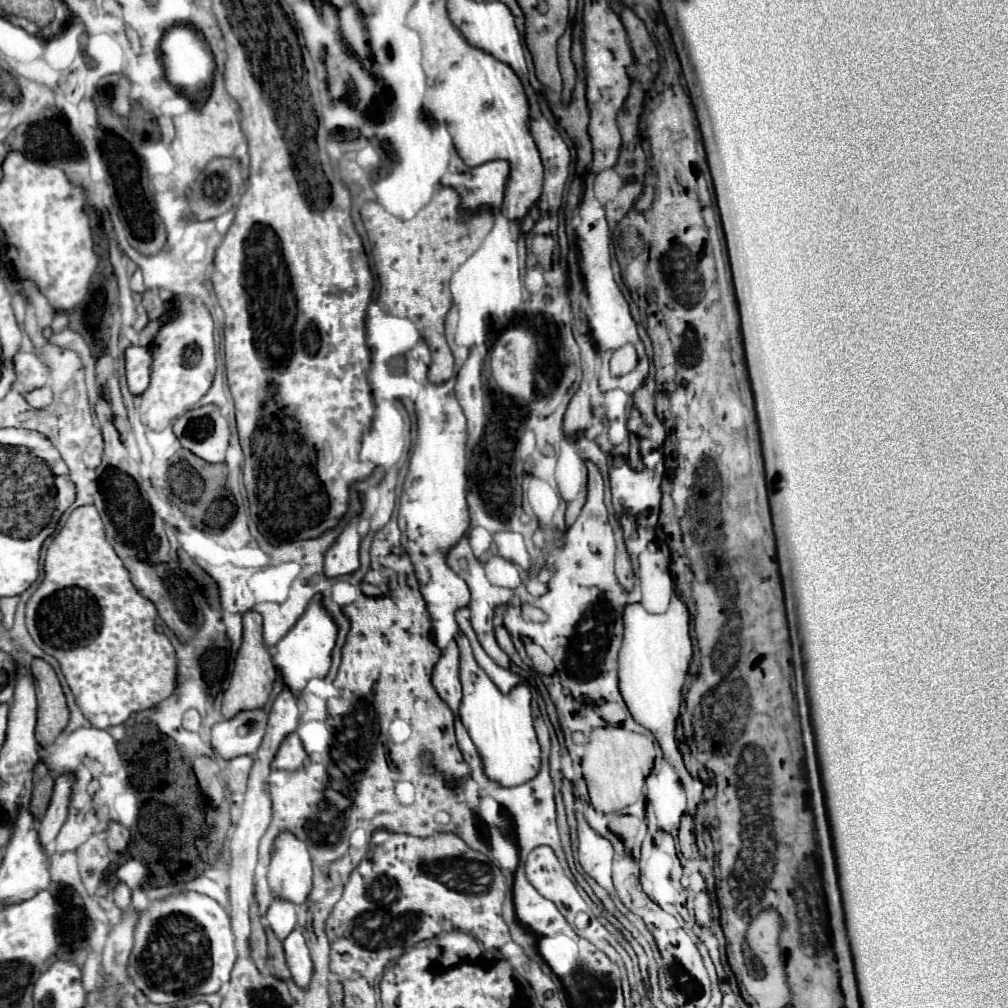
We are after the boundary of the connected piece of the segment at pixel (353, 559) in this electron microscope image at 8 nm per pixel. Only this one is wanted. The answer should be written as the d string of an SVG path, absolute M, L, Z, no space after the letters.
M356 516L336 538L336 542L328 548L326 560L324 560L324 574L326 576L344 576L354 572L358 562L358 550L360 550L360 534L358 526L362 522L362 516Z

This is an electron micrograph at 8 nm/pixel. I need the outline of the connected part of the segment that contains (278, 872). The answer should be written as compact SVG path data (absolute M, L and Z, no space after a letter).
M282 830L274 838L268 884L274 896L294 904L302 904L312 890L312 862L308 848L288 830Z

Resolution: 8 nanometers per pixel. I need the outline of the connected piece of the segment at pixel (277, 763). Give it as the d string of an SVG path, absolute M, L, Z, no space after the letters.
M292 732L280 744L280 748L278 748L278 752L276 752L274 760L272 760L272 768L278 768L278 770L298 770L304 764L304 758L306 758L304 746L302 746L298 734Z

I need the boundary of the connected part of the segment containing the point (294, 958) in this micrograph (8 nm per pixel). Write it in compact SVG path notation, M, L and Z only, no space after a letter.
M294 928L288 934L288 938L284 940L284 952L286 952L288 968L292 972L292 980L300 988L306 988L310 982L310 974L312 974L312 960L308 956L308 948L306 948L300 928Z

